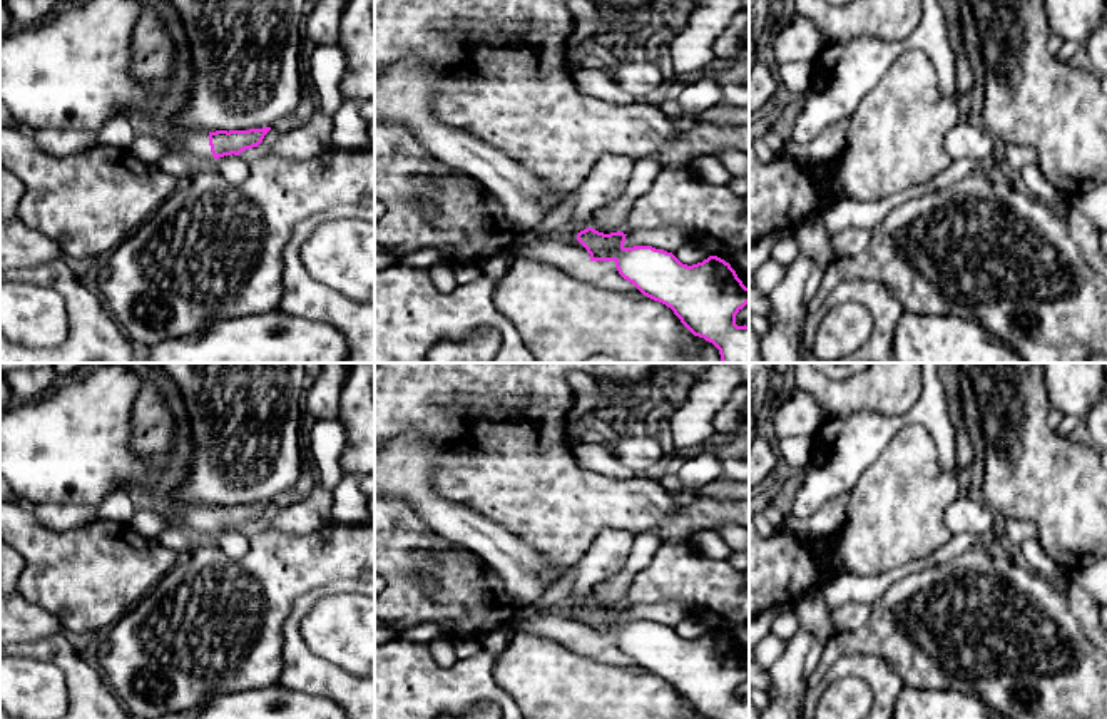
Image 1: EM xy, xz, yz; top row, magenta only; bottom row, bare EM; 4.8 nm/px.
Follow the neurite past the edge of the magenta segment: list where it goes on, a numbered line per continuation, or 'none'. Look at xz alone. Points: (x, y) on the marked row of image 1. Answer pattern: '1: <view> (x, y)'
1: xz (405, 91)

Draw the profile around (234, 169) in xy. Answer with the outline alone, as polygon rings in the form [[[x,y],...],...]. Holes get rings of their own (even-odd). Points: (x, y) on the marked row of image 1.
[[[224,156],[214,161],[214,169],[231,184],[241,184],[249,176],[249,162],[241,156]]]

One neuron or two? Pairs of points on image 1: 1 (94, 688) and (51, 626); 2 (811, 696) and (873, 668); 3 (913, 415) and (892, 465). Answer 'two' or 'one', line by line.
1: two
2: one
3: two

